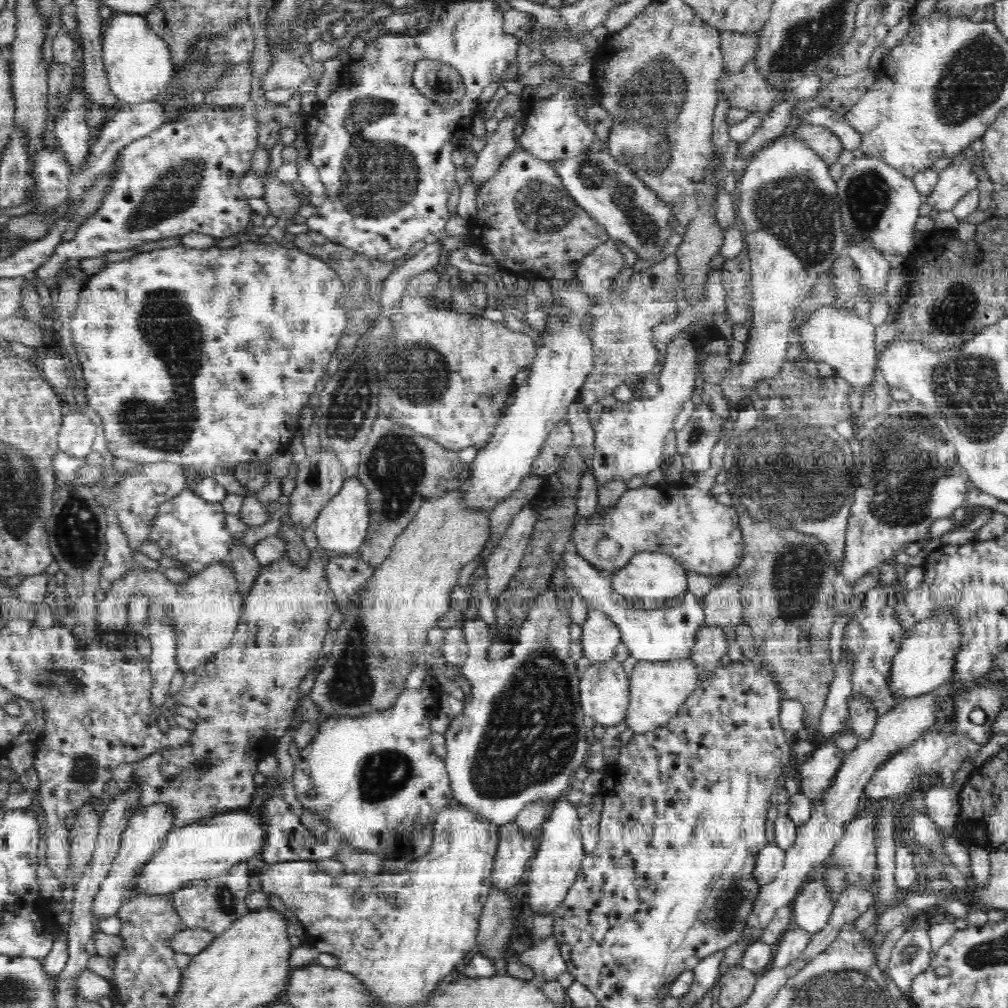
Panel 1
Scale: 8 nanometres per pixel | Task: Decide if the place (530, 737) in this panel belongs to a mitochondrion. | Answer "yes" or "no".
yes

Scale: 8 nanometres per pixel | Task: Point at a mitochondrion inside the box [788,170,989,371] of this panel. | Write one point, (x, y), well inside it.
(948, 319)

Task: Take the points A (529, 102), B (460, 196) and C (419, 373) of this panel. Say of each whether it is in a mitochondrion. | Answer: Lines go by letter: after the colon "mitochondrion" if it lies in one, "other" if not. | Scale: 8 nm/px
A: other
B: other
C: mitochondrion

